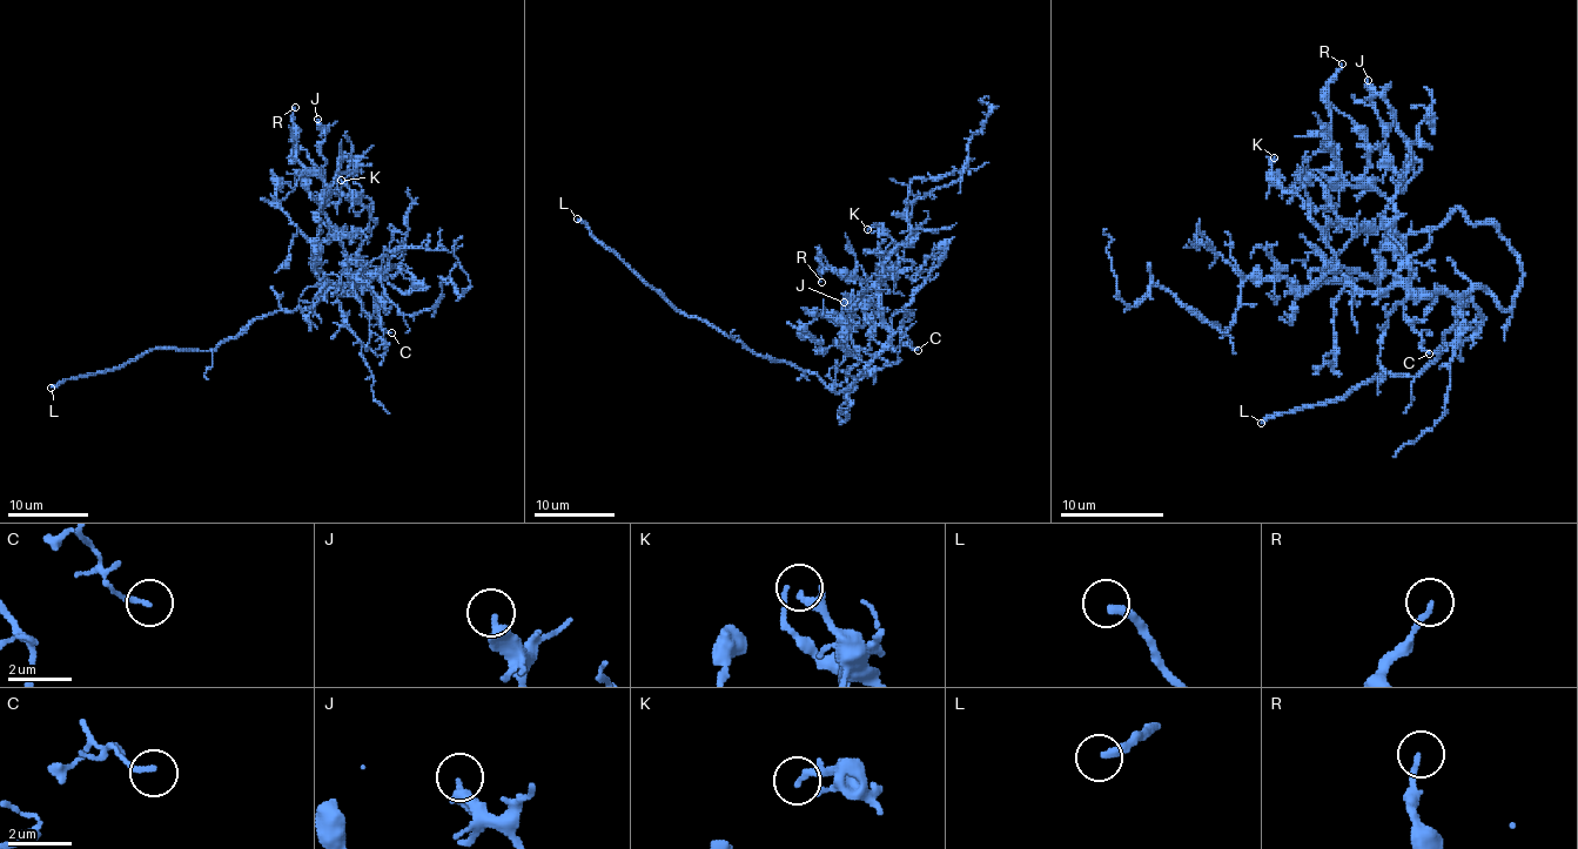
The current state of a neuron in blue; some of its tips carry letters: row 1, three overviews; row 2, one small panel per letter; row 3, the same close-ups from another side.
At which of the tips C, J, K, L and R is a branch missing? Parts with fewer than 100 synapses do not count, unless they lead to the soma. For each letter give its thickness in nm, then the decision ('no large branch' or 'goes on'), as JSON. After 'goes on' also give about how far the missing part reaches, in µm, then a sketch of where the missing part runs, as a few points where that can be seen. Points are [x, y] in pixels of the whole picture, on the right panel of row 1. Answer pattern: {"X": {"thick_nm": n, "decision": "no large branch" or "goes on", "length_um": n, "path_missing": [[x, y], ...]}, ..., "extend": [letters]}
{"C": {"thick_nm": 160, "decision": "no large branch"}, "J": {"thick_nm": 400, "decision": "no large branch"}, "K": {"thick_nm": 240, "decision": "no large branch"}, "L": {"thick_nm": 260, "decision": "goes on", "length_um": 25, "path_missing": [[1261, 423], [1355, 405], [1401, 431], [1452, 444], [1463, 436], [1468, 438]]}, "R": {"thick_nm": 160, "decision": "no large branch"}, "extend": ["L"]}

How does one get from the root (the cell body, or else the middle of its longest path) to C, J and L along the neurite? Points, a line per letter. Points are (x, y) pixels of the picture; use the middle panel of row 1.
C: (881, 348), (901, 330), (900, 338), (918, 350)
J: (881, 348), (890, 334), (880, 325), (872, 331), (866, 317), (845, 325), (850, 336), (852, 310), (844, 302)
L: (881, 348), (847, 388), (831, 390), (816, 374), (754, 354), (712, 325), (676, 311), (577, 219)

